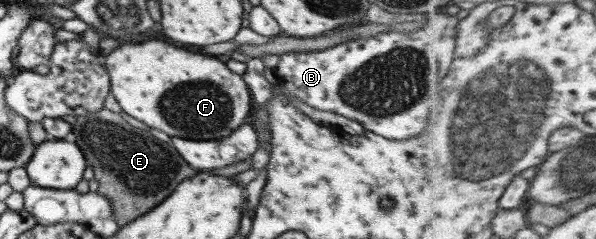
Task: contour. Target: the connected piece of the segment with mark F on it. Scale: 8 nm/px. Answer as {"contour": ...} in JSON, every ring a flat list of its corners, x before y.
{"contour":[[159,39,137,45,120,44,105,58,110,77,110,92,121,109,153,129,167,133,171,138,191,141,209,141,224,138,245,123,251,111,251,92,245,80,228,68,223,58,191,53]]}

